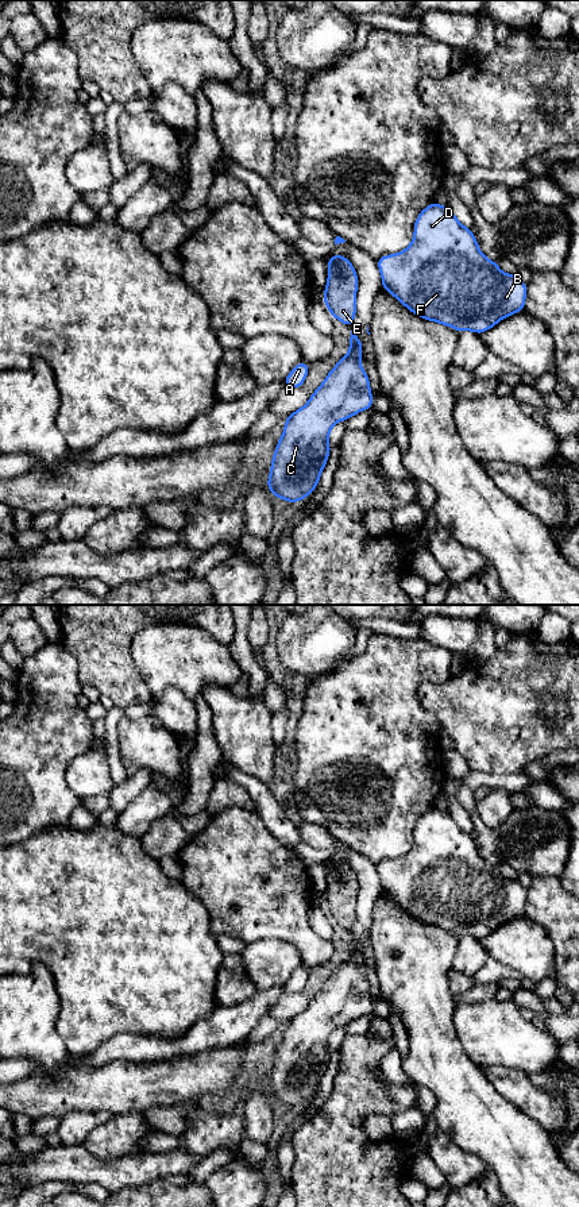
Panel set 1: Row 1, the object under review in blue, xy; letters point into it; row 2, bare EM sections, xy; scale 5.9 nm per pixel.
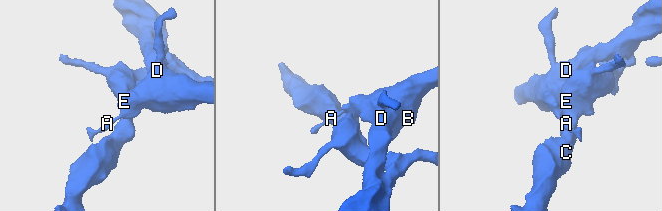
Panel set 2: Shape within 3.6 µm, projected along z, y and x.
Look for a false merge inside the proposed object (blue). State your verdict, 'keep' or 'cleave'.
cleave

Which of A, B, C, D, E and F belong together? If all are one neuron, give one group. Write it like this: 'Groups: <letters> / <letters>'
Groups: A B D F / C E

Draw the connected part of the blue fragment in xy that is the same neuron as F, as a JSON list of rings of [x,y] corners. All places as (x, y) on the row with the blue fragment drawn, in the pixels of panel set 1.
[[[432,203],[417,216],[410,244],[377,259],[382,288],[409,312],[428,321],[471,331],[478,335],[502,319],[524,312],[528,286],[518,274],[503,273],[497,262],[485,257],[471,228],[464,227],[445,205]]]

